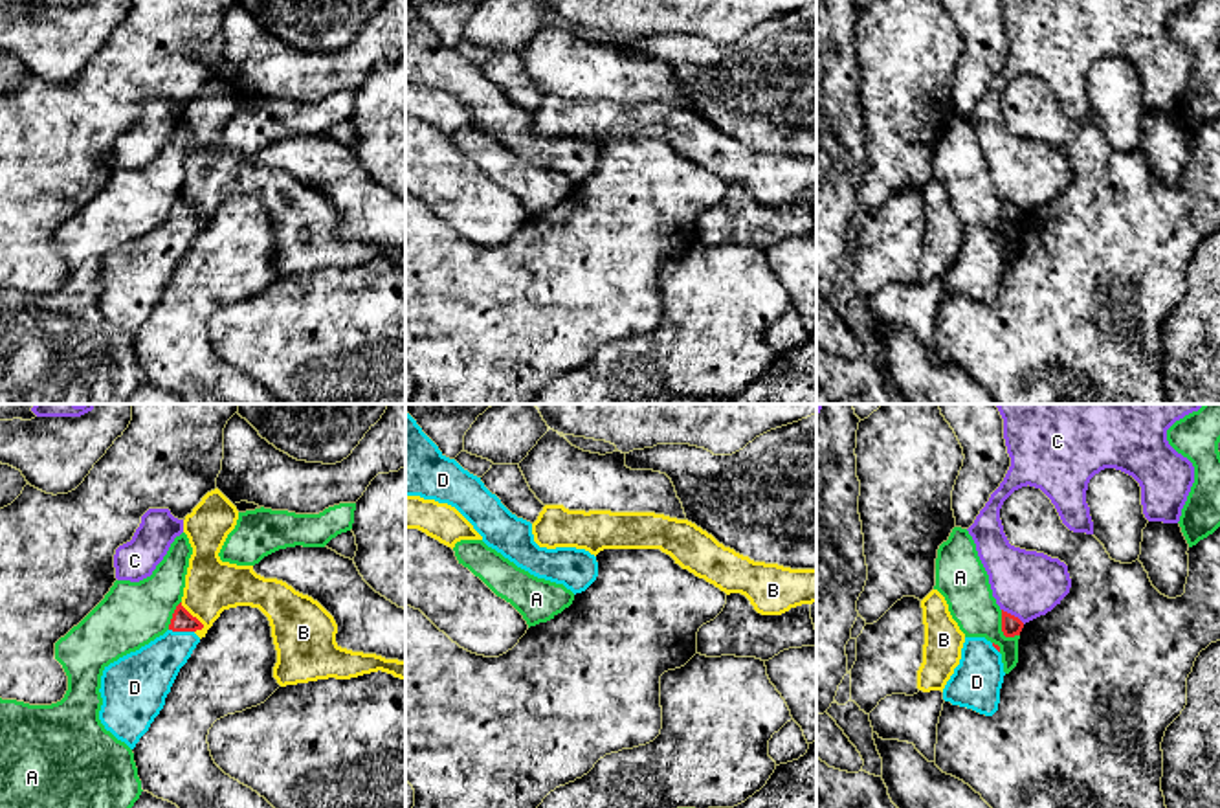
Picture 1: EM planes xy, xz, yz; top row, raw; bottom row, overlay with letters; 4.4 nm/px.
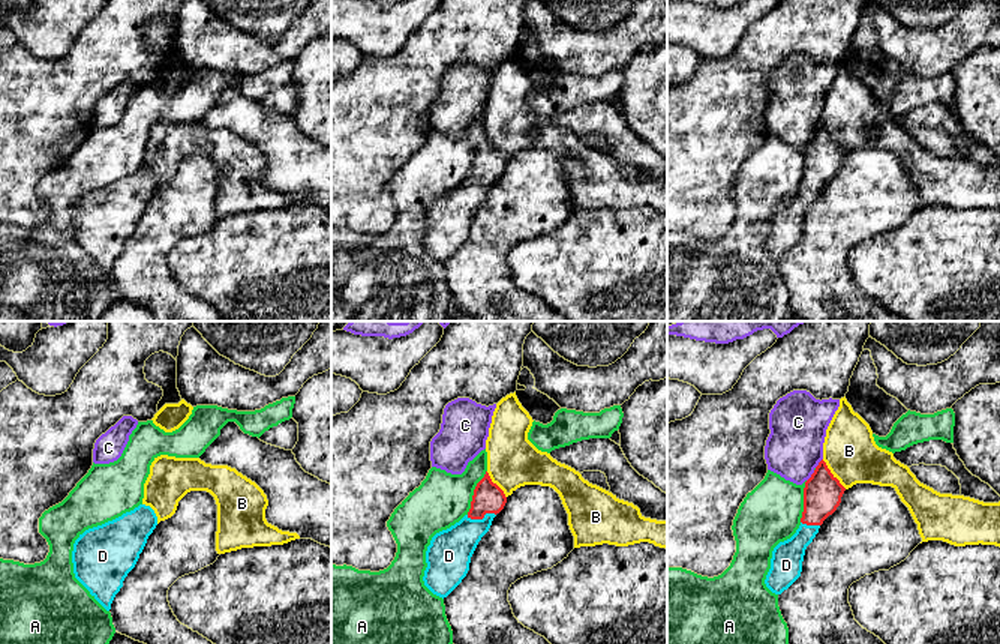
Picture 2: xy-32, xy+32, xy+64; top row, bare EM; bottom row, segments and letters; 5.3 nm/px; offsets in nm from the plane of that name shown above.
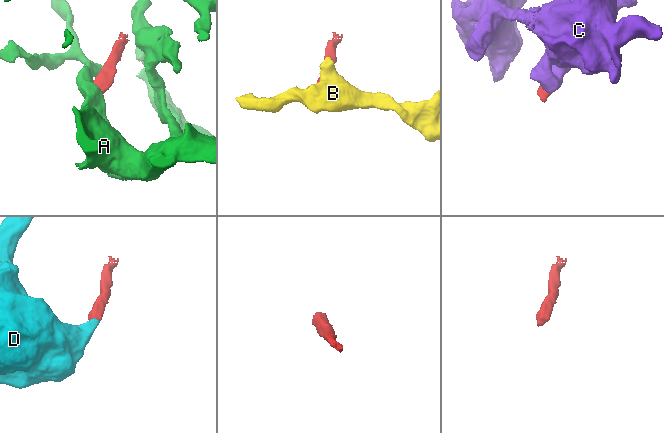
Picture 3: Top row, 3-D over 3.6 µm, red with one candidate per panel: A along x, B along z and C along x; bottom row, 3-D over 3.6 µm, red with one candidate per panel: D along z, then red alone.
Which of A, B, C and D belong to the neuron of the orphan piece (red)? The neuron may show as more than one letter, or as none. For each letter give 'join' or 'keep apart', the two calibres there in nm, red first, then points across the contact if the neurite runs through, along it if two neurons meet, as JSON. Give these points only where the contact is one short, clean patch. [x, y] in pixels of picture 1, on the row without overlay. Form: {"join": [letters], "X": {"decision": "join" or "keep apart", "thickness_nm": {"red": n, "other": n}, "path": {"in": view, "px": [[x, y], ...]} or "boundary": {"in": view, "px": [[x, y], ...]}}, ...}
{"join": ["D"], "A": {"decision": "keep apart", "thickness_nm": {"red": 90, "other": 220}, "boundary": {"in": "yz", "px": [[1000, 199], [1000, 219], [1006, 224], [1019, 224]]}}, "B": {"decision": "keep apart", "thickness_nm": {"red": 100, "other": 240}}, "C": {"decision": "keep apart", "thickness_nm": {"red": 90, "other": 300}}, "D": {"decision": "join", "thickness_nm": {"red": 100, "other": 240}, "path": {"in": "xy", "px": [[182, 210], [182, 219], [177, 234], [147, 263]]}}}

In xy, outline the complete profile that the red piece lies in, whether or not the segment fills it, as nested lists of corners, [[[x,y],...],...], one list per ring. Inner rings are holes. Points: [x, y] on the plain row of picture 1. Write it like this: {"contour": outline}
{"contour": [[[180,191],[163,224],[105,255],[99,309],[130,338],[163,297],[180,257],[200,231],[194,220],[202,217]]]}

